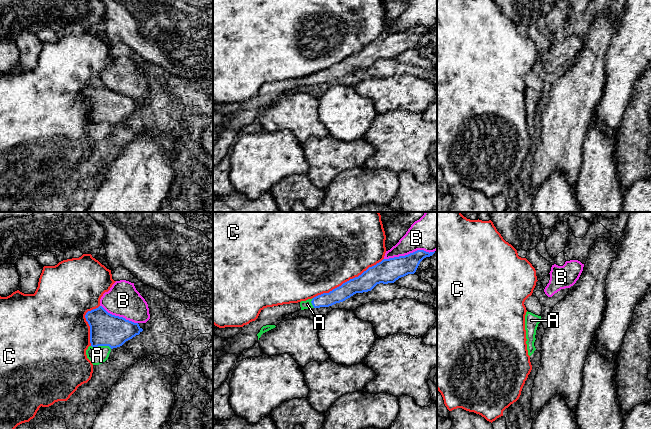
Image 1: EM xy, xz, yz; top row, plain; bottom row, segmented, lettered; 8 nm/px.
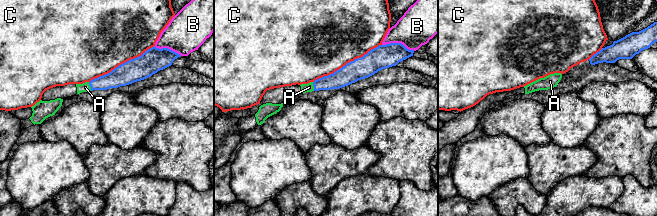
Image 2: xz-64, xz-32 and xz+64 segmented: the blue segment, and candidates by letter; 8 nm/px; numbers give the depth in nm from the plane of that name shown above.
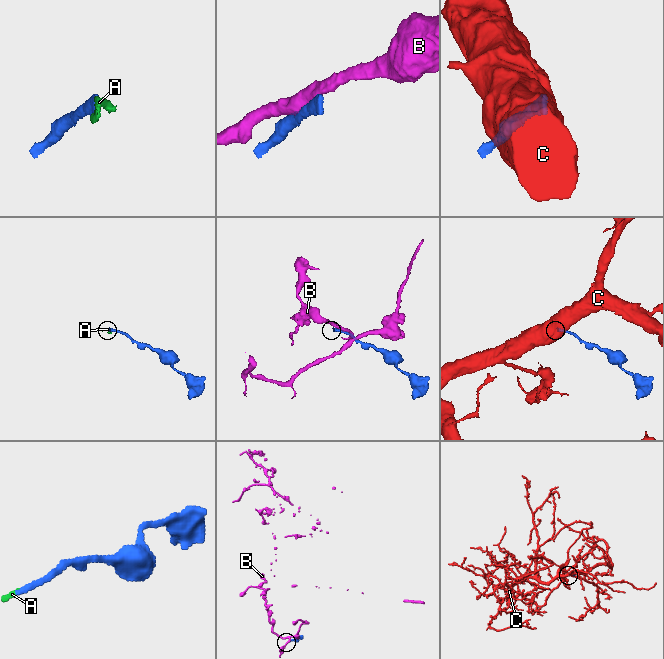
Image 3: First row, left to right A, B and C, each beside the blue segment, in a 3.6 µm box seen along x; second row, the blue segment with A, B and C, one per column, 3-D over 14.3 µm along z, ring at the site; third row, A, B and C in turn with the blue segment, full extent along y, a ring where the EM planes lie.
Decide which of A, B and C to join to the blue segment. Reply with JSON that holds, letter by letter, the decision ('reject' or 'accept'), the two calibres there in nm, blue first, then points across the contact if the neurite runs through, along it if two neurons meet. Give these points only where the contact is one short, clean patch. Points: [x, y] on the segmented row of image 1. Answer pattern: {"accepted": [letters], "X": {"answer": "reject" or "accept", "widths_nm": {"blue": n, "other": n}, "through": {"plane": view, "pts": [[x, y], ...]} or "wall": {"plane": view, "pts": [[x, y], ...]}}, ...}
{"accepted": ["A"], "A": {"answer": "accept", "widths_nm": {"blue": 260, "other": 140}, "through": {"plane": "xy", "pts": [[106, 329], [101, 345], [97, 355]]}}, "B": {"answer": "reject", "widths_nm": {"blue": 190, "other": 300}}, "C": {"answer": "reject", "widths_nm": {"blue": 160, "other": 500}}}

